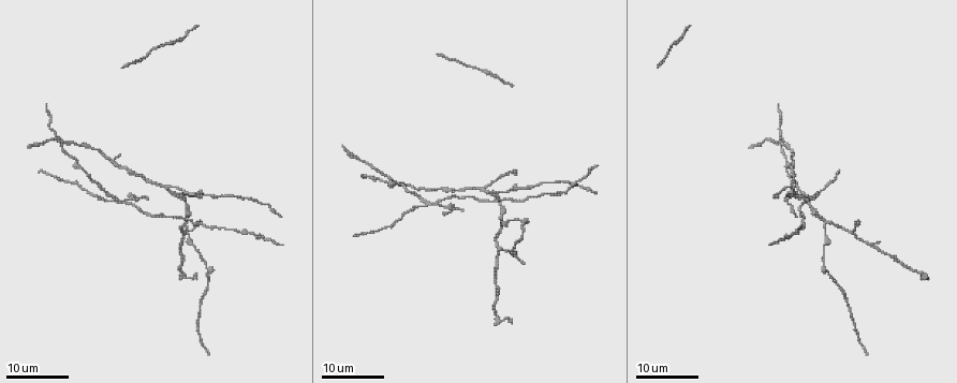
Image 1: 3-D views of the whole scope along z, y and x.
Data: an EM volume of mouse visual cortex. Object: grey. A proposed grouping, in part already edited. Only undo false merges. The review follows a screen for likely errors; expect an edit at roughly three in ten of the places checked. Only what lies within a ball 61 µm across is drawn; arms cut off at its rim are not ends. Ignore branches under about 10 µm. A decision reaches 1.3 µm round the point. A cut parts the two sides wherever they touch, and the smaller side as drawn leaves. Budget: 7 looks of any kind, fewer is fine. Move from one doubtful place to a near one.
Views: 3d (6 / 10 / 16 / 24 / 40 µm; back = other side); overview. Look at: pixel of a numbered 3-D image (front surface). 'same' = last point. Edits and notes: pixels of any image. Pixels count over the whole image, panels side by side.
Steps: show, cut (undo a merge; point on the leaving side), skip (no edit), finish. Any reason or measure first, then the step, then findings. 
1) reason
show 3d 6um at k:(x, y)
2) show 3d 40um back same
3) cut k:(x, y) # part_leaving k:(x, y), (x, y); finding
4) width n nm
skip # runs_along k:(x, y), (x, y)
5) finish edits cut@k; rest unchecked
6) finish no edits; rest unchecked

looks like a crossing
show 3d 16um at 1:(380, 175)

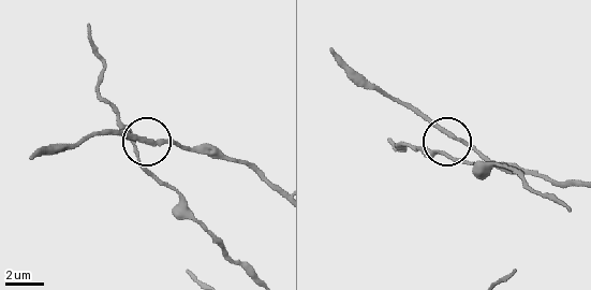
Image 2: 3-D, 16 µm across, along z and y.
show 3d 6um at 2:(450, 137)

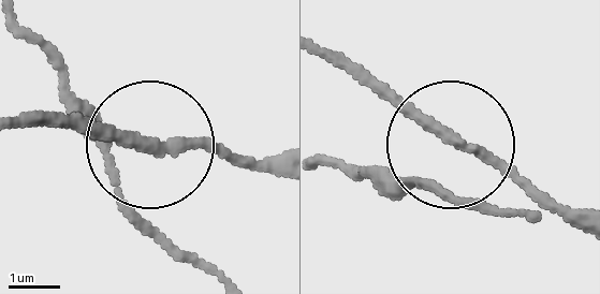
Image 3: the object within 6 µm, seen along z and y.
skip # runs_along 3:(281, 173), (204, 148), (128, 148), (68, 122); one neuron here

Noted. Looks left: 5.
branch point
show 3d 16um at 1:(495, 193)

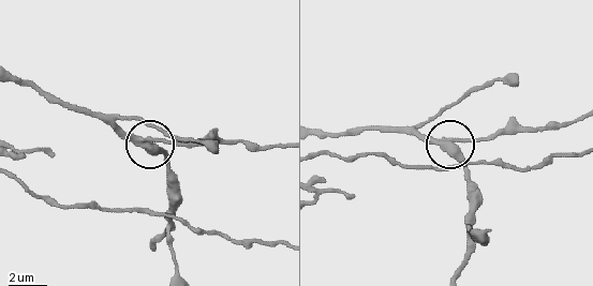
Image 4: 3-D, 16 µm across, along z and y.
show 3d 6um at 4:(156, 147)

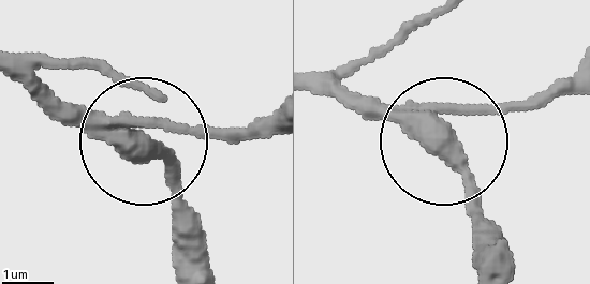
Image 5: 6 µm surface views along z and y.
cut 5:(186, 124) # part_leaving 5:(116, 128), (266, 128); two neurons meet here

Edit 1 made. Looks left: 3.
show 3d 24um at 1:(188, 223)

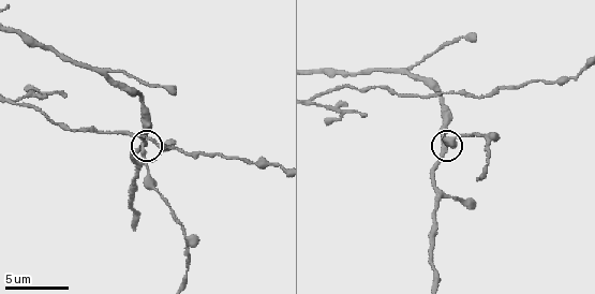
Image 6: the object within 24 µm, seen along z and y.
show 3d 6um at 6:(144, 142)

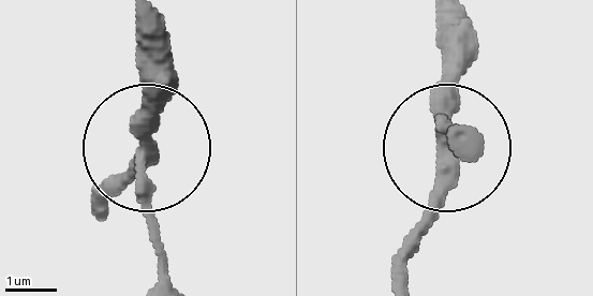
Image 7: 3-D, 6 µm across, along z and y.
arms 3
skip # runs_along 7:(440, 16), (453, 169), (405, 272); all the same neuron

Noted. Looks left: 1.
finish edits cut@5; rest unchecked

